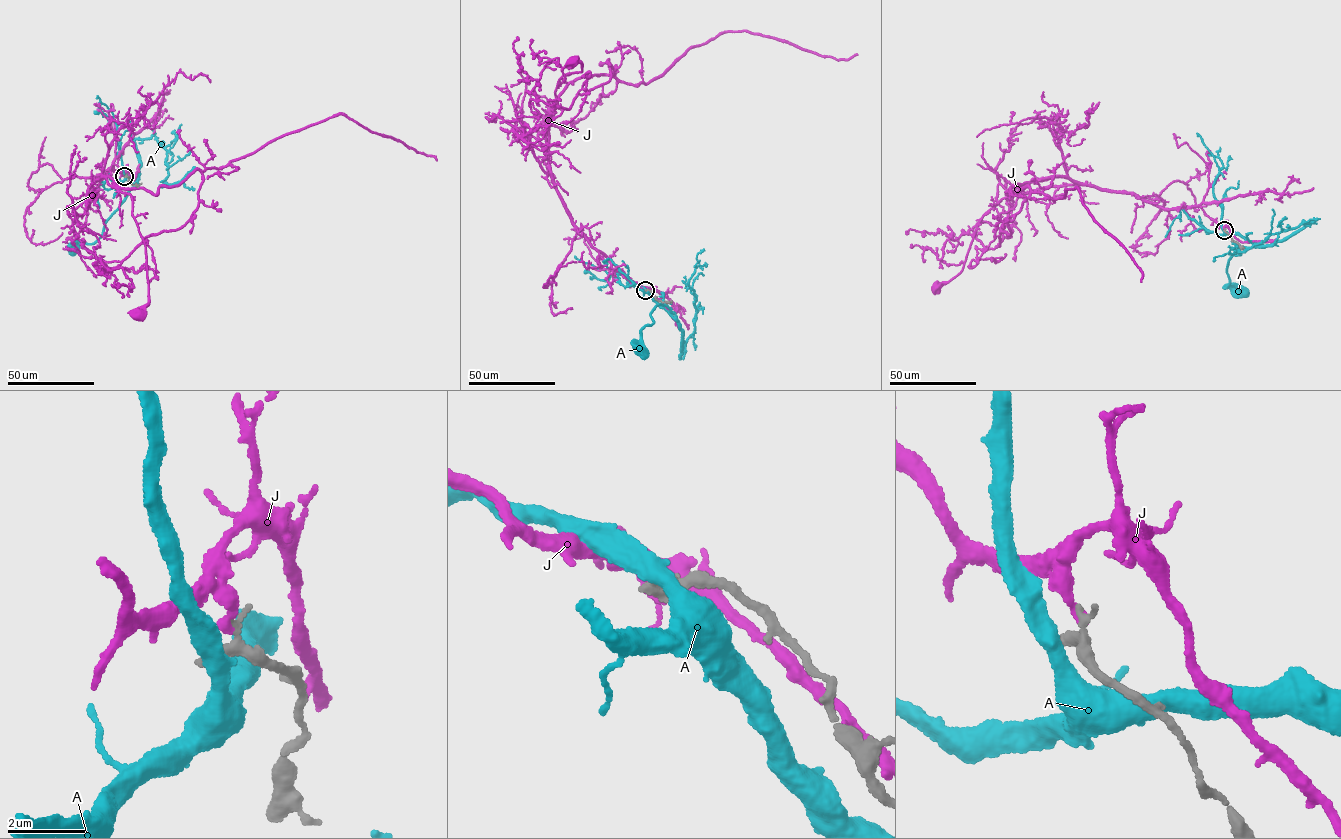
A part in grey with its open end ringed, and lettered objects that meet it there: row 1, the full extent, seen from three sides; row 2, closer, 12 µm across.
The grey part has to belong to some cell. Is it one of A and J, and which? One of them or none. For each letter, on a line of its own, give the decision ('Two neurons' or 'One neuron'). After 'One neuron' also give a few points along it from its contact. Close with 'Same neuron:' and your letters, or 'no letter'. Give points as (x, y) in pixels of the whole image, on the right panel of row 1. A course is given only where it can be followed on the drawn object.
A: Two neurons
J: Two neurons
Same neuron: no letter

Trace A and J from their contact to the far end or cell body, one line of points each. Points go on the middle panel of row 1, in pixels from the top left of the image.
A: (645, 289), (673, 313), (662, 304), (655, 307), (651, 314), (654, 321), (641, 330), (640, 351)
J: (646, 289), (594, 247), (554, 182), (546, 119), (562, 76), (582, 71), (573, 60)

